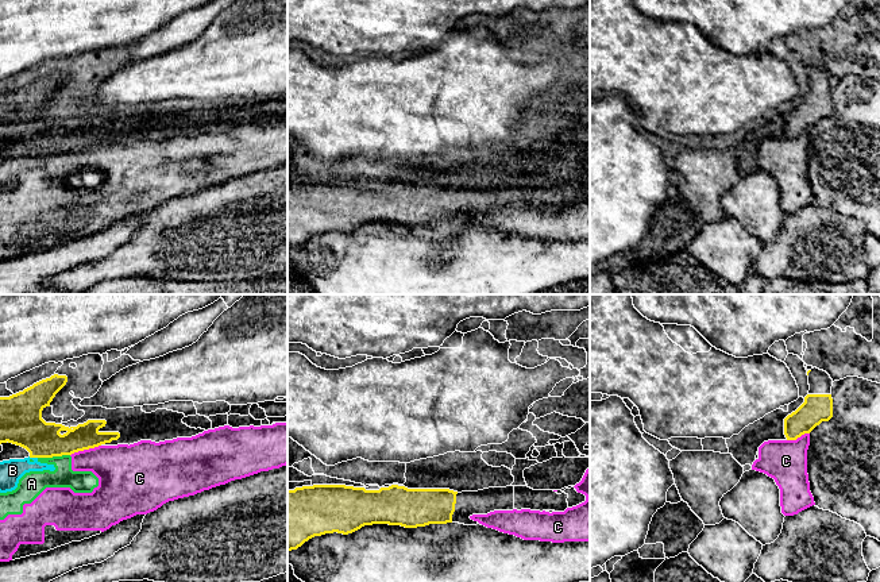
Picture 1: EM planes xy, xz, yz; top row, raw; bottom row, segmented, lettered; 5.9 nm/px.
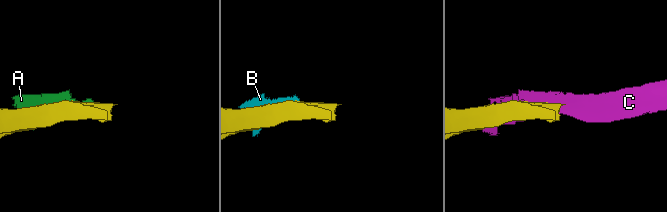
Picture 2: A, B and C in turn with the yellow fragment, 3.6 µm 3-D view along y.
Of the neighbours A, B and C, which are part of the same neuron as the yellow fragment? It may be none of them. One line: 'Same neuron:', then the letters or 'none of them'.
Same neuron: none of them

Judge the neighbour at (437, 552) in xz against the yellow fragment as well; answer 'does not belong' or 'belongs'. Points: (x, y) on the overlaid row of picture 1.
does not belong

